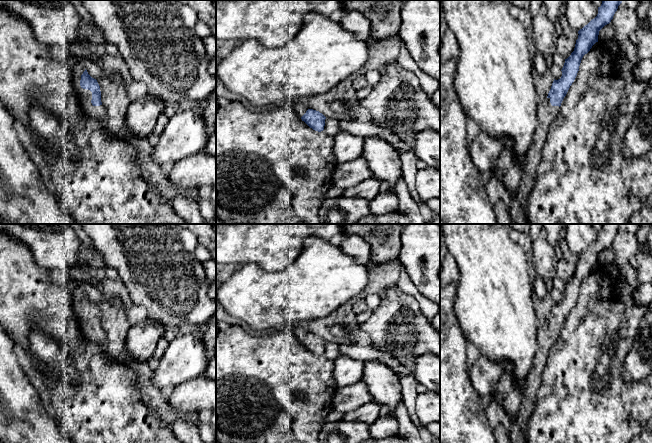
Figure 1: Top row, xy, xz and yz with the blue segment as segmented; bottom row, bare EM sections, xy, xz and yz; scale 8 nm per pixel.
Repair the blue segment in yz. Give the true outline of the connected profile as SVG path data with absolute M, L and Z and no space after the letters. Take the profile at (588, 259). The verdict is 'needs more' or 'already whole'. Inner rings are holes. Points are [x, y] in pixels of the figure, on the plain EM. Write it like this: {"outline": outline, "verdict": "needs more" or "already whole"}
{"outline": "M603 224L597 240L578 255L574 275L565 283L560 303L553 305L545 324L538 327L538 350L533 358L533 366L521 384L523 398L516 418L508 419L507 428L511 443L527 443L526 427L537 403L537 392L545 370L550 350L557 341L559 331L574 306L581 284L592 270L598 266L599 255L611 246L622 224Z", "verdict": "needs more"}

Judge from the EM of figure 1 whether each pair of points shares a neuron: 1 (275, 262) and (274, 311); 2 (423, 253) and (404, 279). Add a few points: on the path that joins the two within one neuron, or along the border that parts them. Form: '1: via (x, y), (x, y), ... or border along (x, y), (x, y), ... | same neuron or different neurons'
1: border along (295, 259), (279, 271), (266, 271), (253, 263) | different neurons
2: border along (401, 264), (412, 283), (421, 293) | different neurons

